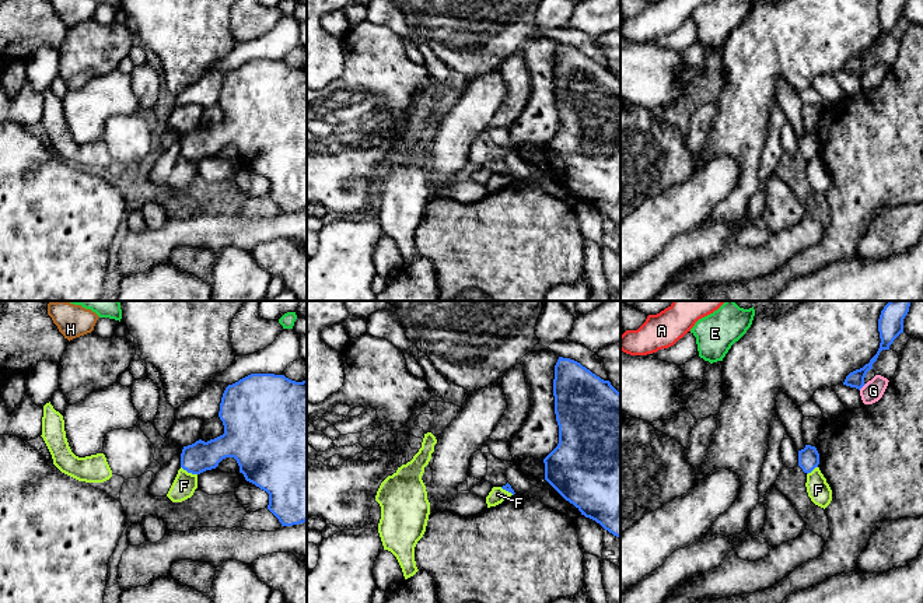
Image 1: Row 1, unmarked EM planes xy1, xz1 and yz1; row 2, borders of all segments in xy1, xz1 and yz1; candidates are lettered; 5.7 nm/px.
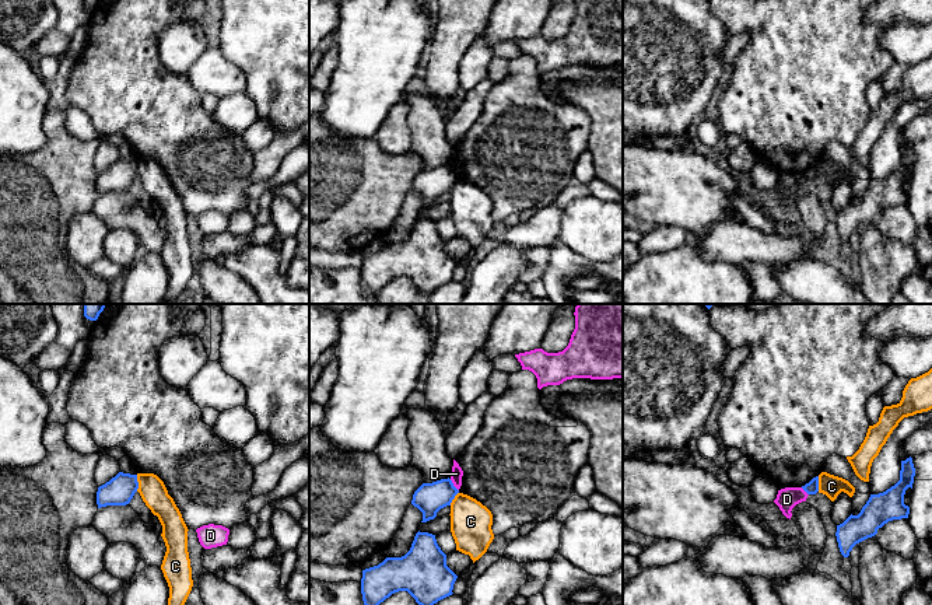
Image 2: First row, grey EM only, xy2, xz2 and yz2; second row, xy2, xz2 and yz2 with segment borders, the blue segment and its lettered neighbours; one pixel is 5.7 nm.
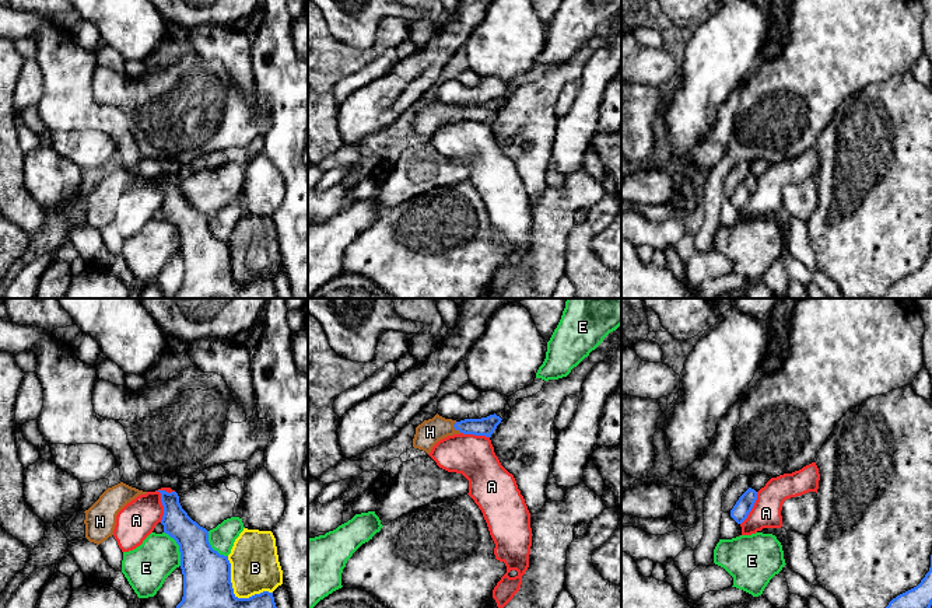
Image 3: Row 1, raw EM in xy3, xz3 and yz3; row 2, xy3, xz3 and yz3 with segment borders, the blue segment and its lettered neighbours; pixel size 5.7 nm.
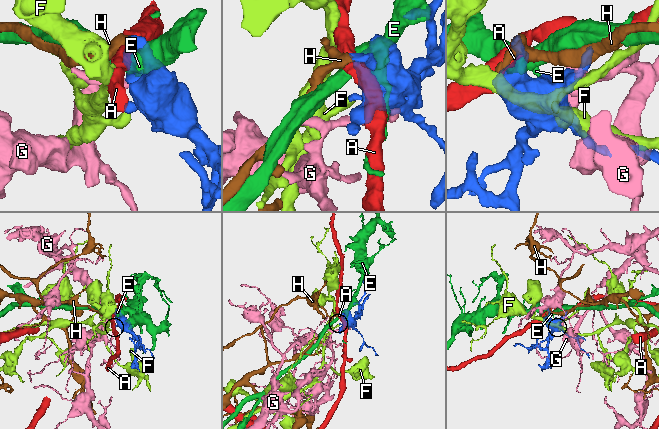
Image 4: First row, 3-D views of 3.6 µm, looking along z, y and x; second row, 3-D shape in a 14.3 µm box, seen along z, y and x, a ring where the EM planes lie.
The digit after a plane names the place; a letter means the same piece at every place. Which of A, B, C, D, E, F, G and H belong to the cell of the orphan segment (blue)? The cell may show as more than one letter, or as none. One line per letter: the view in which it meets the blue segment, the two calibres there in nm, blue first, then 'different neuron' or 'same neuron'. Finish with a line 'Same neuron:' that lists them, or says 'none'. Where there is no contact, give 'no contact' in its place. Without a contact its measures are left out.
A: xy3 | 160/220 nm | different neuron
B: xy3 | 280/280 nm | different neuron
C: xy2 | 170/150 nm | different neuron
D: xz2 | 180/70 nm | different neuron
E: xy3 | 280/260 nm | different neuron
F: xy1 | 170/140 nm | different neuron
G: yz1 | 100/120 nm | different neuron
H: xz3 | 110/150 nm | same neuron
Same neuron: H

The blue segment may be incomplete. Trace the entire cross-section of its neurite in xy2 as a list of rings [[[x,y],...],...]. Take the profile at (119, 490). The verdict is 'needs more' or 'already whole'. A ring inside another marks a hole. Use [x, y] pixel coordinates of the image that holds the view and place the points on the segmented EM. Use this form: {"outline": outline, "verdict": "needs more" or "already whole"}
{"outline": [[[119,472],[109,482],[98,487],[98,508],[106,506],[126,506],[139,489],[137,475]]], "verdict": "already whole"}

